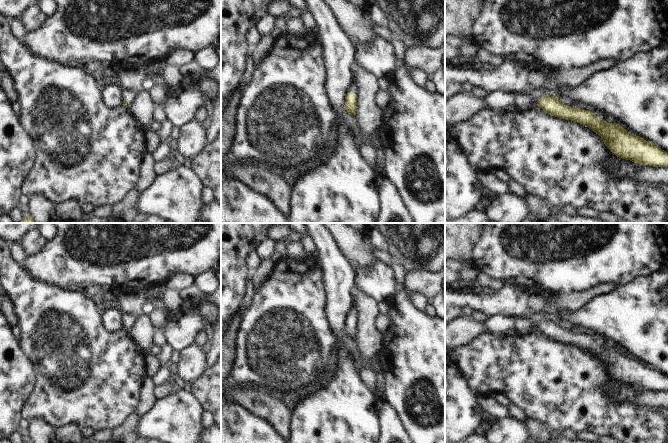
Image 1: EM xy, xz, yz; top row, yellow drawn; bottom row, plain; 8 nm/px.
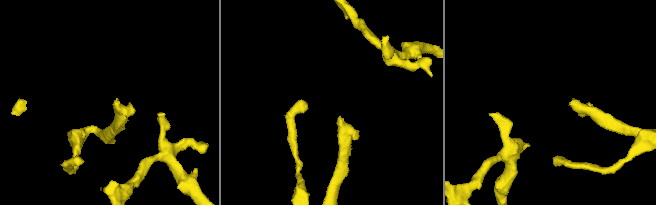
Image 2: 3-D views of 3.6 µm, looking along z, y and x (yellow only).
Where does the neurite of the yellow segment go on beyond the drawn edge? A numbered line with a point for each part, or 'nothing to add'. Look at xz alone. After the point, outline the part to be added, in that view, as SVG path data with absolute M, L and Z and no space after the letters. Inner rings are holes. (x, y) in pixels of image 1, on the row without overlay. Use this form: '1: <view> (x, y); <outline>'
1: xz (352, 313); M354 302L351 305L350 311L348 312L348 316L353 320L357 320L357 309Z

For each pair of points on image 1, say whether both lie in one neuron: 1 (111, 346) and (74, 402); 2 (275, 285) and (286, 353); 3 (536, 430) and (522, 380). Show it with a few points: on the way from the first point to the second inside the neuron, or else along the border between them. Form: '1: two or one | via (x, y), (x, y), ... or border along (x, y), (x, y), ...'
1: one | via (110, 360), (82, 388)
2: one | via (283, 302), (285, 306), (285, 336)
3: two | border along (528, 417), (542, 420), (550, 430)

